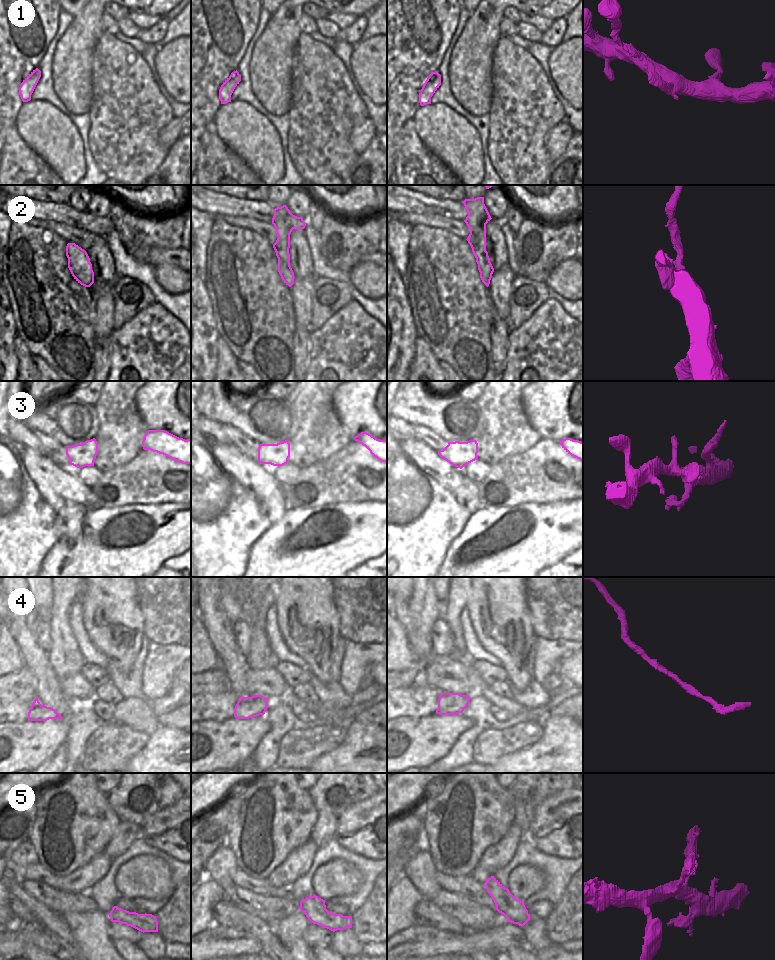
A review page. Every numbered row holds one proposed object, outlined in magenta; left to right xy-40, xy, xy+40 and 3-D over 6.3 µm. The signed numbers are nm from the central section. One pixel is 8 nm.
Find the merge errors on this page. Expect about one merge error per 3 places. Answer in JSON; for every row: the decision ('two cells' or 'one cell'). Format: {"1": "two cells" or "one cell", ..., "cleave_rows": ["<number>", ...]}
{"1": "one cell", "2": "two cells", "3": "one cell", "4": "one cell", "5": "two cells", "cleave_rows": ["2", "5"]}

